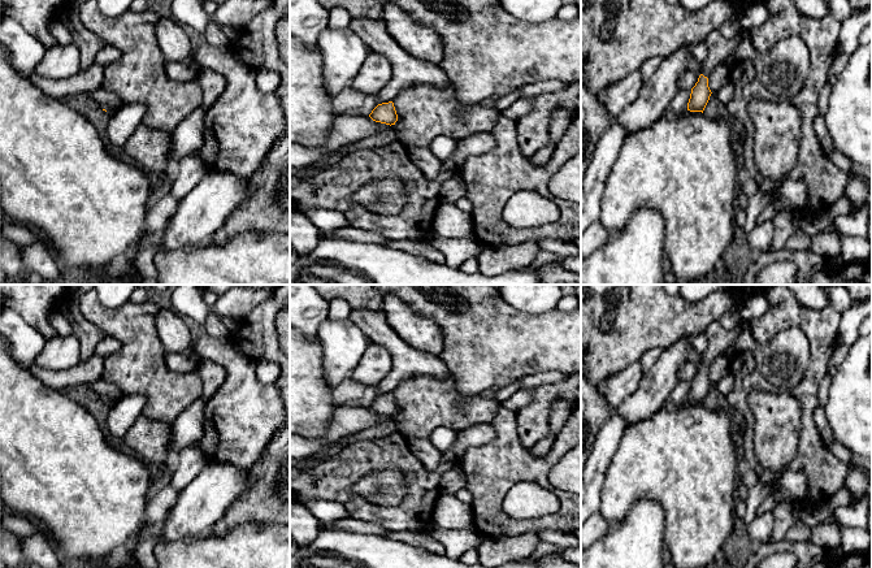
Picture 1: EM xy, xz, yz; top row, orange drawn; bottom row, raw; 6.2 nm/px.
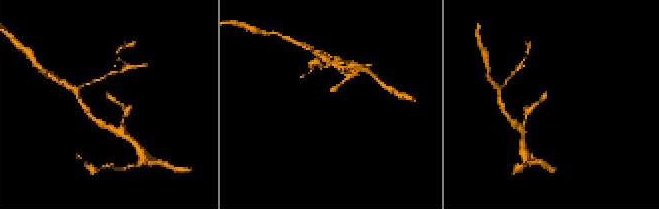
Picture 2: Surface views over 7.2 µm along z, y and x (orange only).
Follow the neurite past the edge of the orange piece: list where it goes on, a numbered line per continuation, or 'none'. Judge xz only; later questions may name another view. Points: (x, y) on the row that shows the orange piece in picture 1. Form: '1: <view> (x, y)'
none

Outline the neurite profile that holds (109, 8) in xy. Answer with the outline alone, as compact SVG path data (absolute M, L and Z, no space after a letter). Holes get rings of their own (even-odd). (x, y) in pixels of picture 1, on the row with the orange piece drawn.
M96 0L97 8L103 16L116 18L131 10L133 0Z

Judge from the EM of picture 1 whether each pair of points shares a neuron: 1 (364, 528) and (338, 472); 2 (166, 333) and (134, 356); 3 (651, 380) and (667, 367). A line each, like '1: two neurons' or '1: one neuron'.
1: two neurons
2: two neurons
3: one neuron

